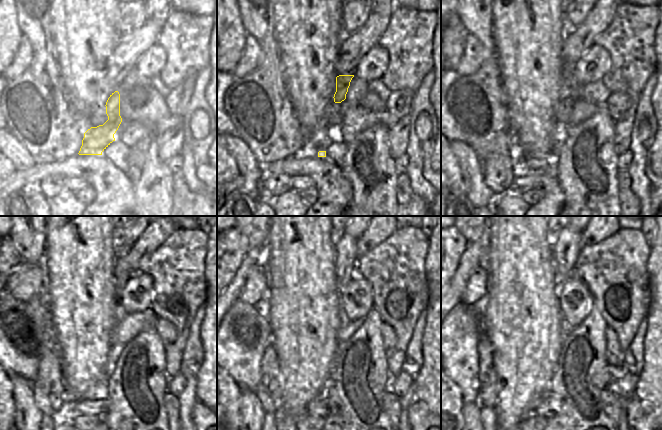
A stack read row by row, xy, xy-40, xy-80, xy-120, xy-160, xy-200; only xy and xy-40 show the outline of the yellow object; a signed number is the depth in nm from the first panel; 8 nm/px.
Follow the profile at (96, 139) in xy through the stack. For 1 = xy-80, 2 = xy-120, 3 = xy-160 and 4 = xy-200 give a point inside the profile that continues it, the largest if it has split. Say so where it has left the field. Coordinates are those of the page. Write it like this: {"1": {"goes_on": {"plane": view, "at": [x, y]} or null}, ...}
{"1": {"goes_on": {"plane": "xy-80", "at": [568, 86]}}, "2": {"goes_on": {"plane": "xy-120", "at": [121, 276]}}, "3": {"goes_on": {"plane": "xy-160", "at": [345, 263]}}, "4": {"goes_on": {"plane": "xy-200", "at": [565, 245]}}}

